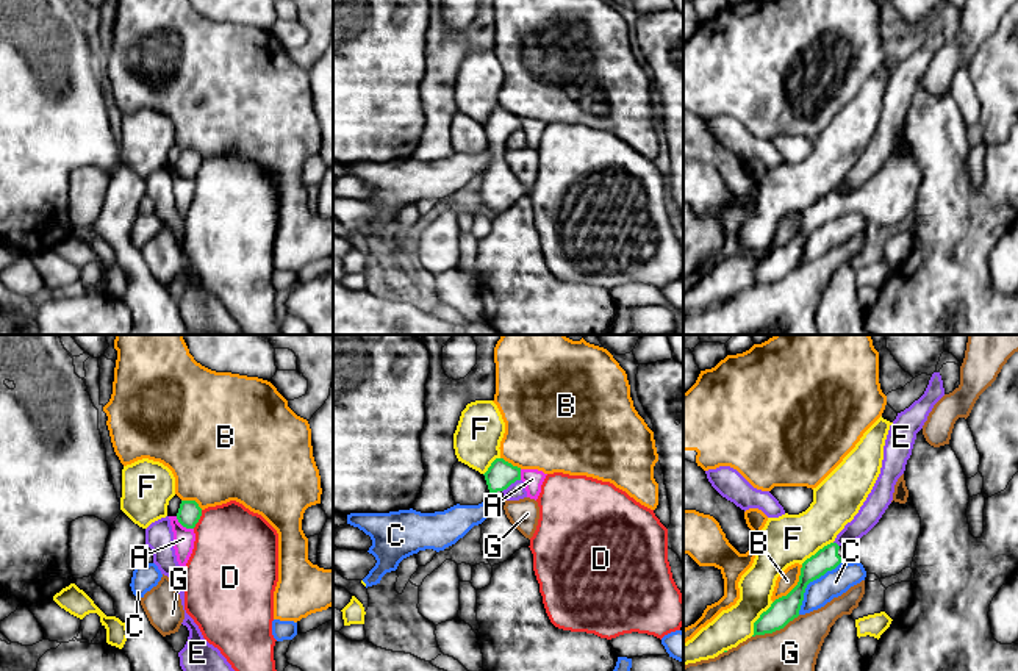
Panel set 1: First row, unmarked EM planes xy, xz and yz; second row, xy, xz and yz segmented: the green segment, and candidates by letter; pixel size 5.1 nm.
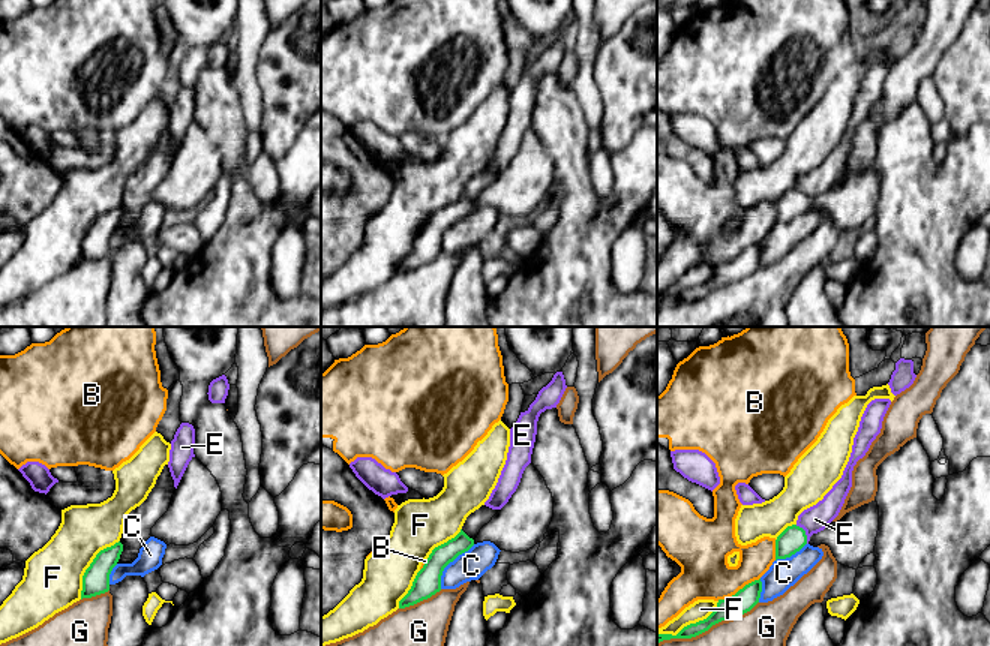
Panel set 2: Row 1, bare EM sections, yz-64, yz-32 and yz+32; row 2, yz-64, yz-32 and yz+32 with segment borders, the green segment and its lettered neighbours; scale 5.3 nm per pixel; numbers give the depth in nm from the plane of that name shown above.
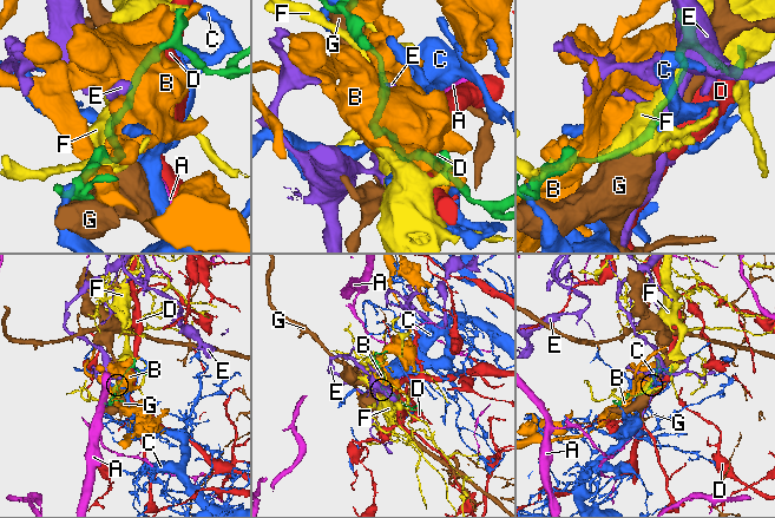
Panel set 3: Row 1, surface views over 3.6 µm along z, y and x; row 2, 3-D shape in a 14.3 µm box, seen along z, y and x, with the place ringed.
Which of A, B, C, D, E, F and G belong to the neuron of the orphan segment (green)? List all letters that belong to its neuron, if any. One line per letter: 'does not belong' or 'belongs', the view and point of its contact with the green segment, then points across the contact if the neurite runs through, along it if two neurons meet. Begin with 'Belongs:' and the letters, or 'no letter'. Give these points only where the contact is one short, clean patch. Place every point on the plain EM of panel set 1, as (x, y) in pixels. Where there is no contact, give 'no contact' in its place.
Belongs: no letter
A: does not belong | xy (183, 175) | along xy (175, 166), (183, 175), (193, 179)
B: does not belong | yz (795, 236)
C: does not belong | yz (809, 232)
D: does not belong | xy (197, 169)
E: does not belong | xz (510, 133) | along xz (519, 129), (502, 141)
F: does not belong | yz (757, 269)
G: does not belong | yz (776, 279)

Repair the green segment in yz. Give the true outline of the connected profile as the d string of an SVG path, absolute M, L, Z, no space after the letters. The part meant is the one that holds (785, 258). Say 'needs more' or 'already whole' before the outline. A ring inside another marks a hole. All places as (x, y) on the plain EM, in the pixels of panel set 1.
needs more; M910 144L905 153L893 150L879 172L860 189L841 197L830 192L807 208L802 213L798 235L760 264L754 272L752 286L780 280L798 267L807 235L840 213L858 211L866 224L876 224L879 228L896 225L910 217L919 185L921 167Z

